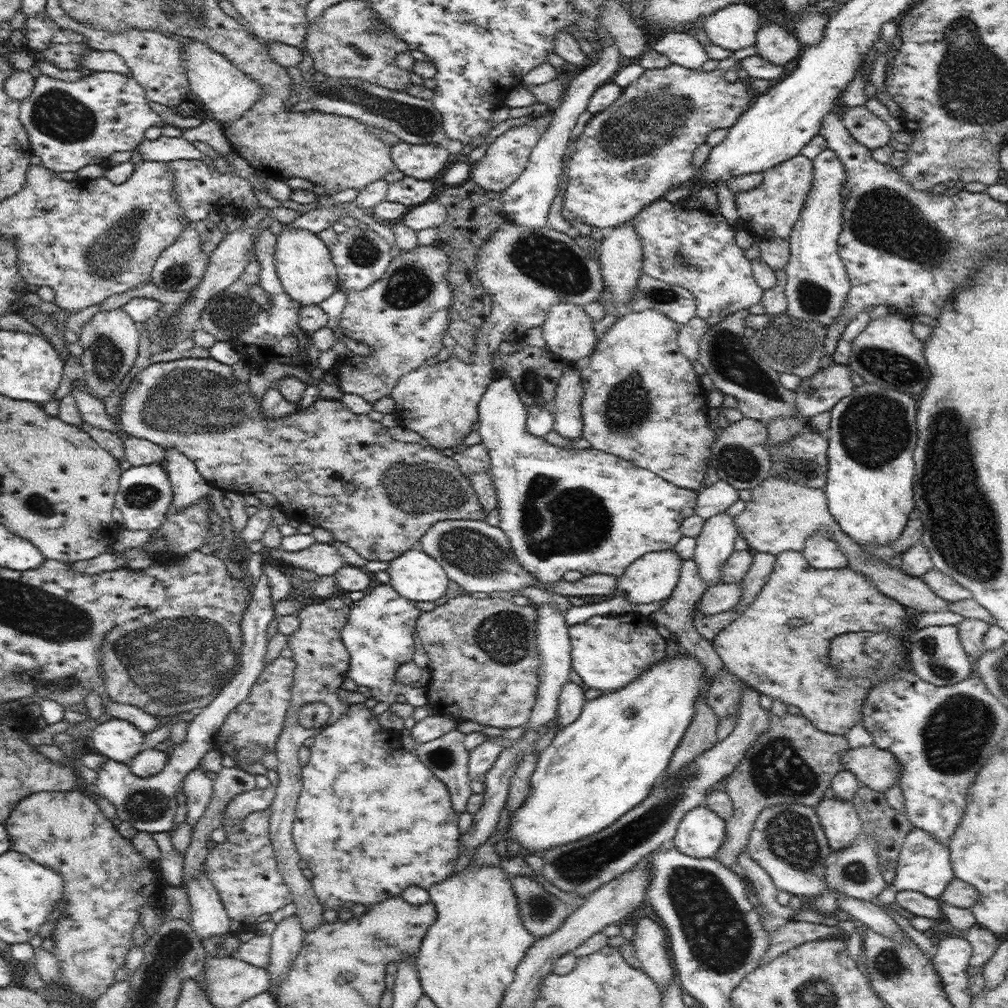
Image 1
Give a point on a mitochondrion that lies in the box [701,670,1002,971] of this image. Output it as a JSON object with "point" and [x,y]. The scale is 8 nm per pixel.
{"point":[954,736]}

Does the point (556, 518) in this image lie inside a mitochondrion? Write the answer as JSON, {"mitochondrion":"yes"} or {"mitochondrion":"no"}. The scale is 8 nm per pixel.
{"mitochondrion":"yes"}

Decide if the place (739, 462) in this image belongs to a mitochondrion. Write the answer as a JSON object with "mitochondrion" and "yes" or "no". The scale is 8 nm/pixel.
{"mitochondrion":"yes"}

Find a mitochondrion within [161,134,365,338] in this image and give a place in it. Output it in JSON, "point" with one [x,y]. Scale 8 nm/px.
{"point":[229,313]}

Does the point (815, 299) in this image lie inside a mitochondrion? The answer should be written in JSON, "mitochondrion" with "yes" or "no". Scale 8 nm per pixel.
{"mitochondrion":"yes"}

